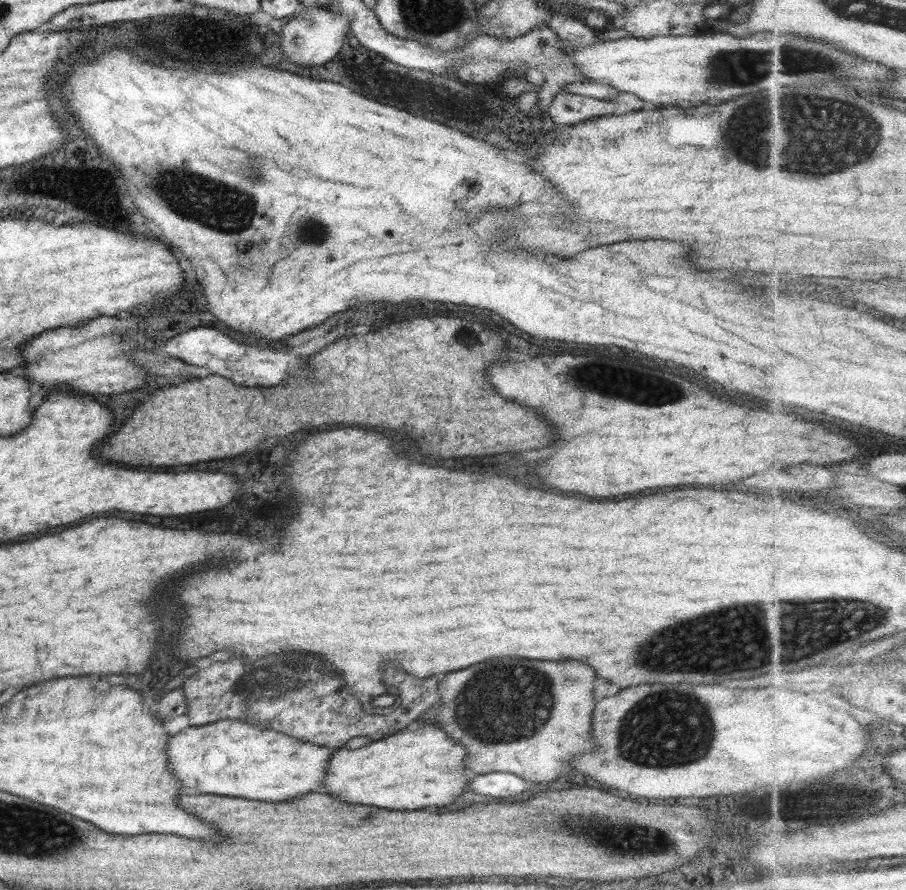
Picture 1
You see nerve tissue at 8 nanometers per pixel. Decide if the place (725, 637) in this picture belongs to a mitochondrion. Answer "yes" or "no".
yes

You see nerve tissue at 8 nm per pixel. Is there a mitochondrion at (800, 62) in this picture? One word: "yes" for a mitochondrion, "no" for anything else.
yes

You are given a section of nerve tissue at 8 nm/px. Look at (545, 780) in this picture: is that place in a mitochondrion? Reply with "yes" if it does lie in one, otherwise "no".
no

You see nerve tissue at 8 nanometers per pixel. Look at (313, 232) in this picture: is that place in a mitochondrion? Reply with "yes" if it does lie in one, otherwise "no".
yes

